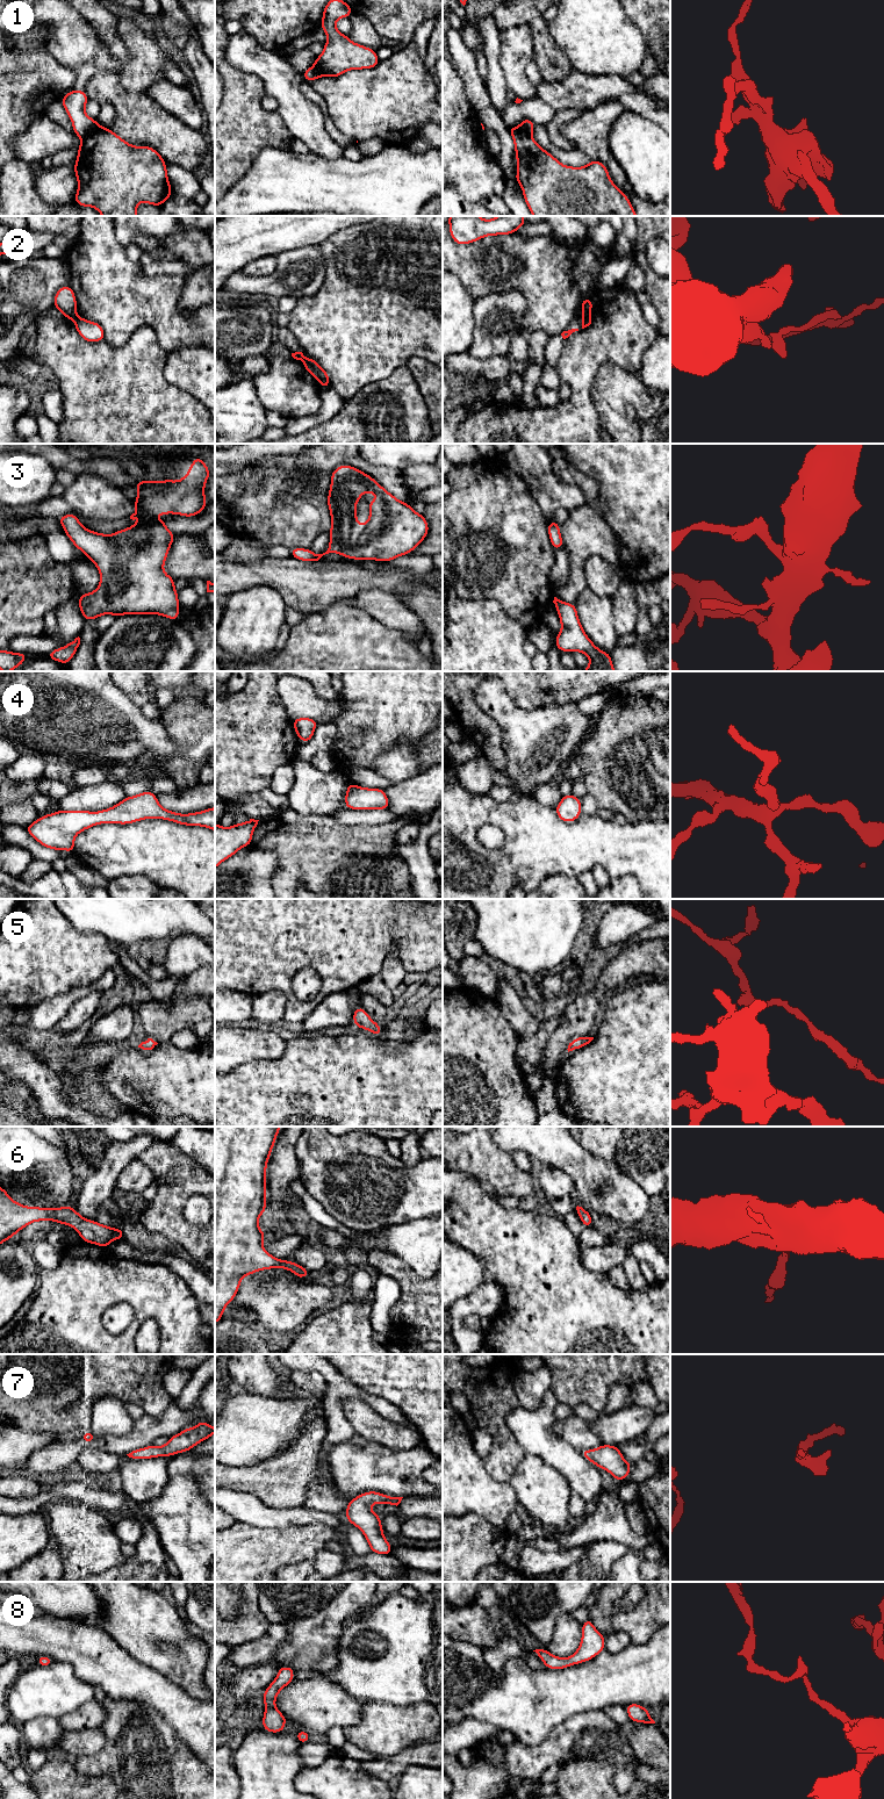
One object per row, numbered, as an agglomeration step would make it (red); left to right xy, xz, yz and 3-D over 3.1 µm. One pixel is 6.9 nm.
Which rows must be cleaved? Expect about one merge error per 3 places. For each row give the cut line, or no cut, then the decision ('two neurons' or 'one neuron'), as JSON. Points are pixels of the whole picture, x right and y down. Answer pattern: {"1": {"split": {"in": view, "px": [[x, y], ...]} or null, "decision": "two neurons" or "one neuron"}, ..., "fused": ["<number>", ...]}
{"1": {"split": {"in": "xy", "px": [[99, 126], [81, 138]]}, "decision": "two neurons"}, "2": {"split": {"in": "yz", "px": [[589, 311], [582, 317]]}, "decision": "two neurons"}, "3": {"split": null, "decision": "one neuron"}, "4": {"split": null, "decision": "one neuron"}, "5": {"split": null, "decision": "one neuron"}, "6": {"split": null, "decision": "one neuron"}, "7": {"split": null, "decision": "one neuron"}, "8": {"split": null, "decision": "one neuron"}, "fused": ["1", "2"]}

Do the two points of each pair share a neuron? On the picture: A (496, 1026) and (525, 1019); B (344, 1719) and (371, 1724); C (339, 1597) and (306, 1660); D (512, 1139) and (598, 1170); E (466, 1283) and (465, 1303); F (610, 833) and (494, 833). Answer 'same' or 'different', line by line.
A: different
B: different
C: same
D: same
E: different
F: different

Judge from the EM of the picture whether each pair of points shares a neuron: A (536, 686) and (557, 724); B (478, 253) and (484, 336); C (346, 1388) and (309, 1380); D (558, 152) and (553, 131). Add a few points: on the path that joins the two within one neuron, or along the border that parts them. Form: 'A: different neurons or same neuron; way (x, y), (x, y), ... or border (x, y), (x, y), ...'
A: different neurons; border (573, 702), (532, 709), (522, 709), (518, 705)
B: different neurons; border (508, 289), (501, 293), (481, 295), (474, 301)
C: different neurons; border (301, 1371), (321, 1374), (325, 1381), (323, 1395)
D: different neurons; border (545, 124), (555, 145), (575, 148)

